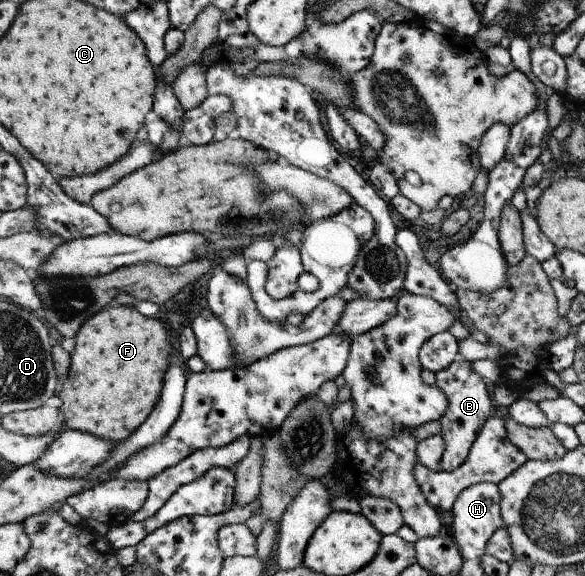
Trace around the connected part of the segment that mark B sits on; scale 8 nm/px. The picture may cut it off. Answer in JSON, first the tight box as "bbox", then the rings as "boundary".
{"bbox":[435,358,495,472],"boundary":[[[458,358],[447,369],[436,372],[435,377],[435,385],[445,393],[447,403],[449,403],[439,422],[441,424],[440,434],[445,444],[444,455],[441,456],[441,470],[450,472],[465,463],[481,428],[493,415],[495,403],[489,396],[487,383],[471,369],[471,362]]]}

